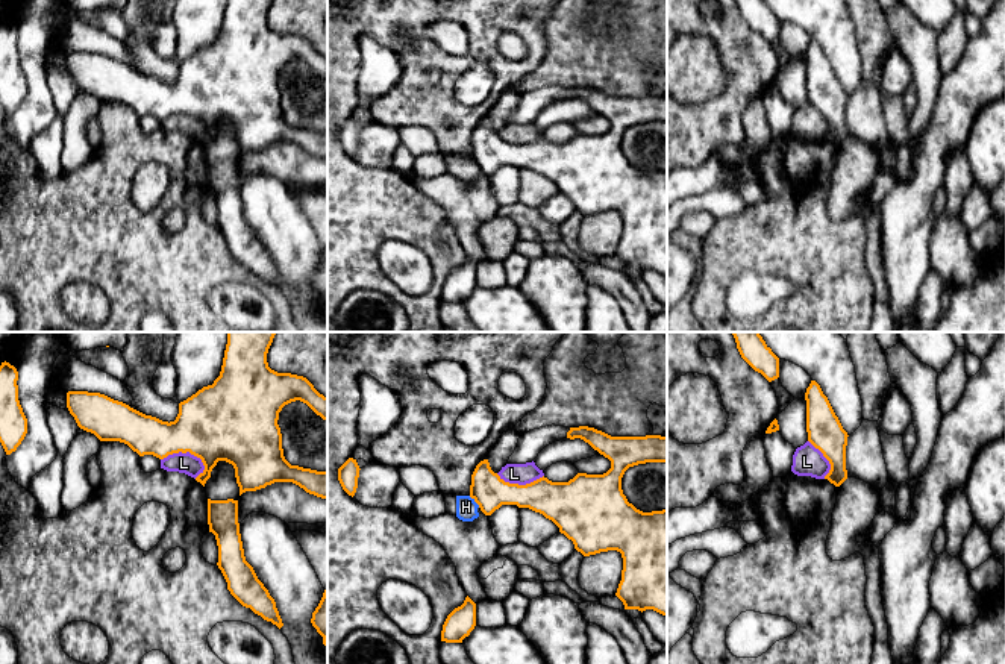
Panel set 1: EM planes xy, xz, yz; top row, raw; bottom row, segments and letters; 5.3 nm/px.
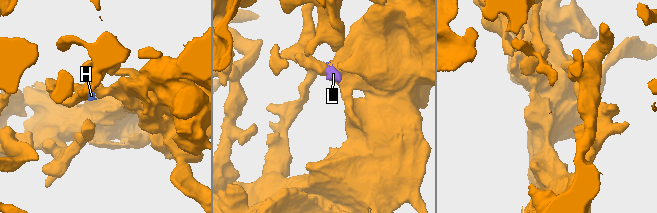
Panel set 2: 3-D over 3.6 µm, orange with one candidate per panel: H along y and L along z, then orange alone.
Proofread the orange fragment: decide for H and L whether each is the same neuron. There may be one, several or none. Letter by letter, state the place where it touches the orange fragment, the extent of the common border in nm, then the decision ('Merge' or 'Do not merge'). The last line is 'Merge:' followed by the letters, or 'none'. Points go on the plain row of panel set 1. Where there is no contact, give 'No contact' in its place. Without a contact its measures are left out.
H: Touches orange at xz (475, 161). Shared border 90 nm. Do not merge
L: Touches orange at xy (185, 112). Shared border 240 nm. Do not merge
Merge: none

